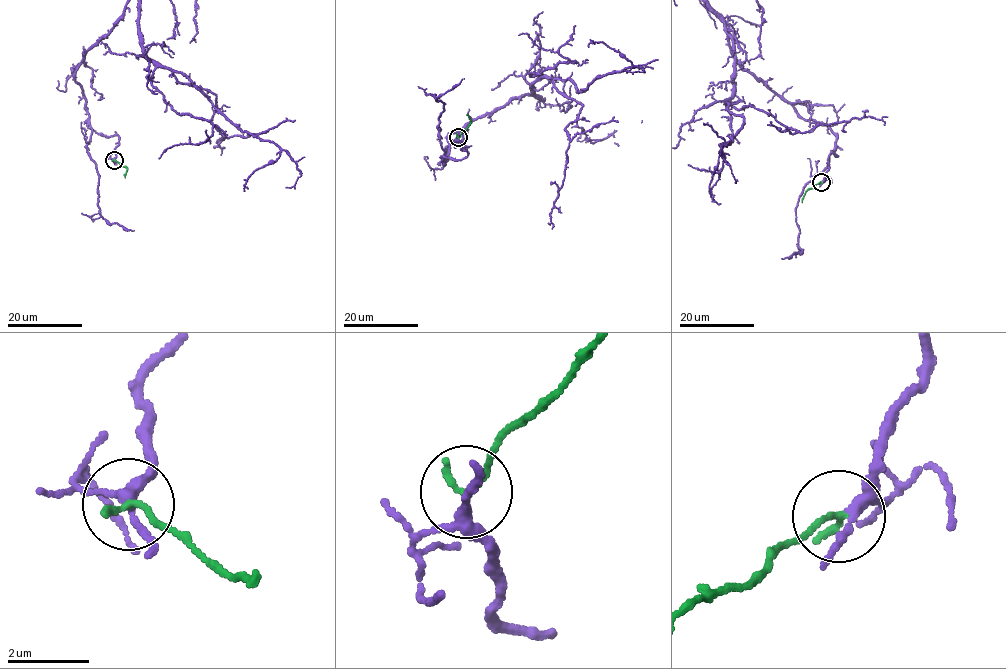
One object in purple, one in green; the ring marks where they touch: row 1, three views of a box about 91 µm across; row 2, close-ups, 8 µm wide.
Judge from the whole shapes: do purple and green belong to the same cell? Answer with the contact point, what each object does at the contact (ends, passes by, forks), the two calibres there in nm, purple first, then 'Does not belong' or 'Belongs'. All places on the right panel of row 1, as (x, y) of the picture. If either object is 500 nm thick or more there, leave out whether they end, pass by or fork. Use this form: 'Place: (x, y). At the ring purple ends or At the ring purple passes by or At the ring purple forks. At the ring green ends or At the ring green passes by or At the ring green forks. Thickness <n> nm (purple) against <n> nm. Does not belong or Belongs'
Place: (821, 182). At the ring purple forks. At the ring green ends. Thickness 200 nm (purple) against 200 nm. Belongs

